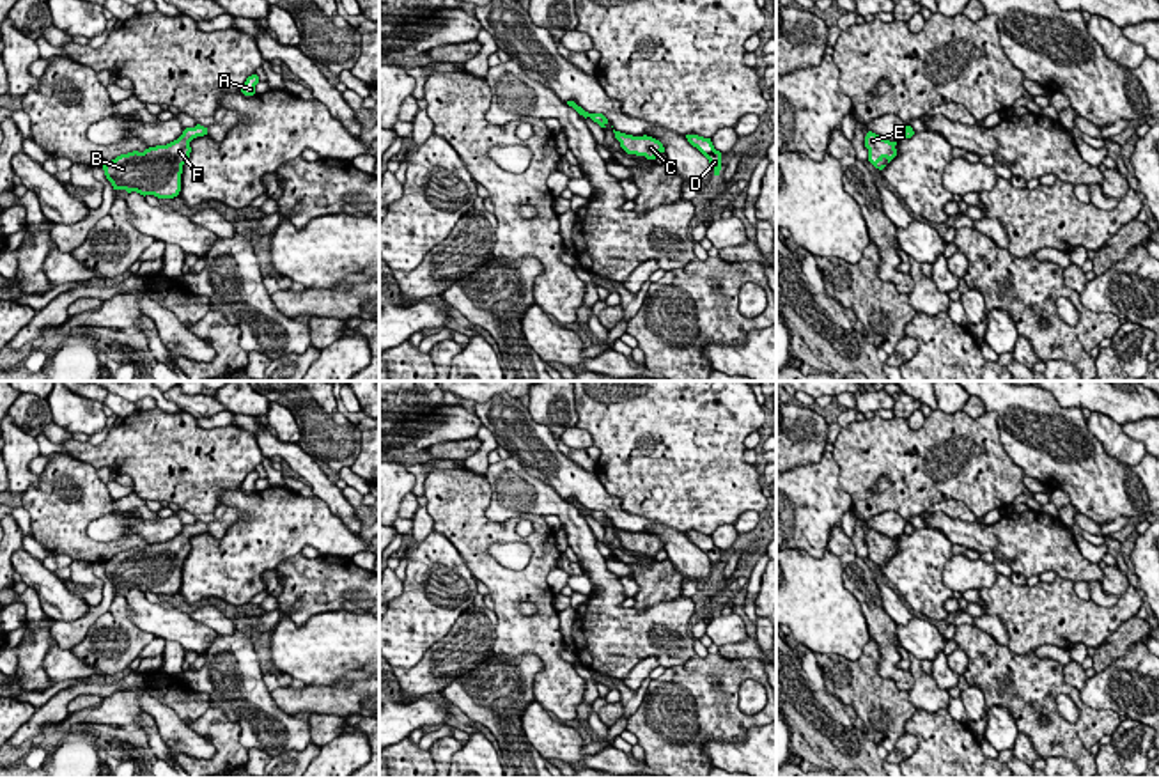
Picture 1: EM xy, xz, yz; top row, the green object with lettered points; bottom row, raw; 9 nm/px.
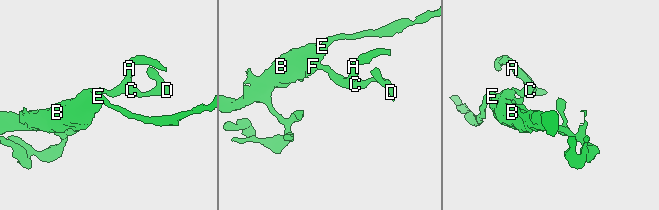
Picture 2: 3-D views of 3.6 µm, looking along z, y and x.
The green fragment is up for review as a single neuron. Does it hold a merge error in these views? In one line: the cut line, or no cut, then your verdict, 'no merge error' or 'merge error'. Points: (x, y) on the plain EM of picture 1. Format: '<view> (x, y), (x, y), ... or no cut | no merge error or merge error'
no cut | no merge error

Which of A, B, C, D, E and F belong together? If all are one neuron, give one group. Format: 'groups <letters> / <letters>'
groups A B C D E F

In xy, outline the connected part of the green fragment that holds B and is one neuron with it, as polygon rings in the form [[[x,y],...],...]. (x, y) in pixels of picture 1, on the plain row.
[[[197,521],[195,525],[186,525],[177,537],[167,542],[121,551],[103,562],[105,572],[113,587],[174,595],[181,588],[183,562],[191,549],[190,539],[204,532],[207,532],[207,525]]]

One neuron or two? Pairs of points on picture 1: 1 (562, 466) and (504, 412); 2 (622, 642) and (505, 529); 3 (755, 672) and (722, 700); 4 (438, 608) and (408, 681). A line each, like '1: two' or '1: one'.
1: one
2: two
3: one
4: two

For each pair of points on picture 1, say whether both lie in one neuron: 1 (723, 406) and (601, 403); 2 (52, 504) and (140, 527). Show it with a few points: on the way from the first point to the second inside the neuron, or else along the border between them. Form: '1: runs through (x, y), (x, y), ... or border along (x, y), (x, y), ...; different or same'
1: runs through (693, 406), (631, 403); same
2: border along (85, 529), (100, 541), (140, 536); different

